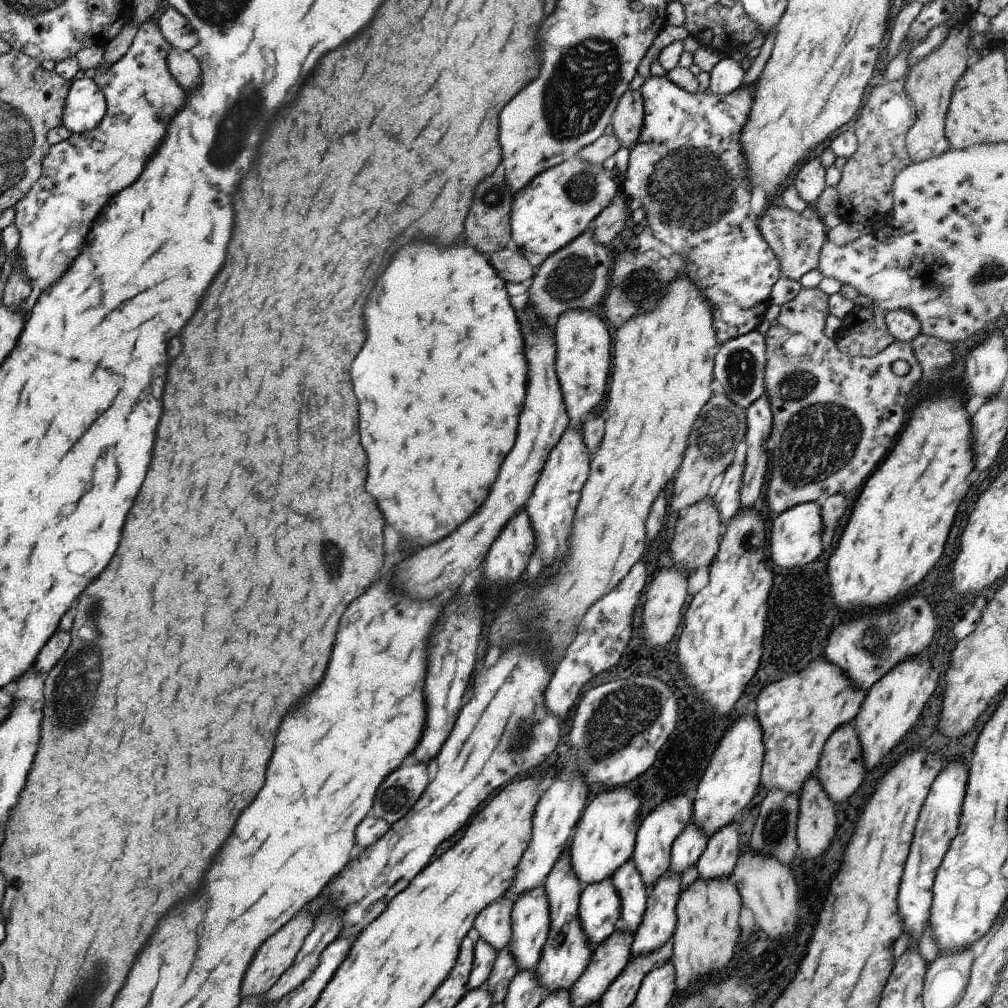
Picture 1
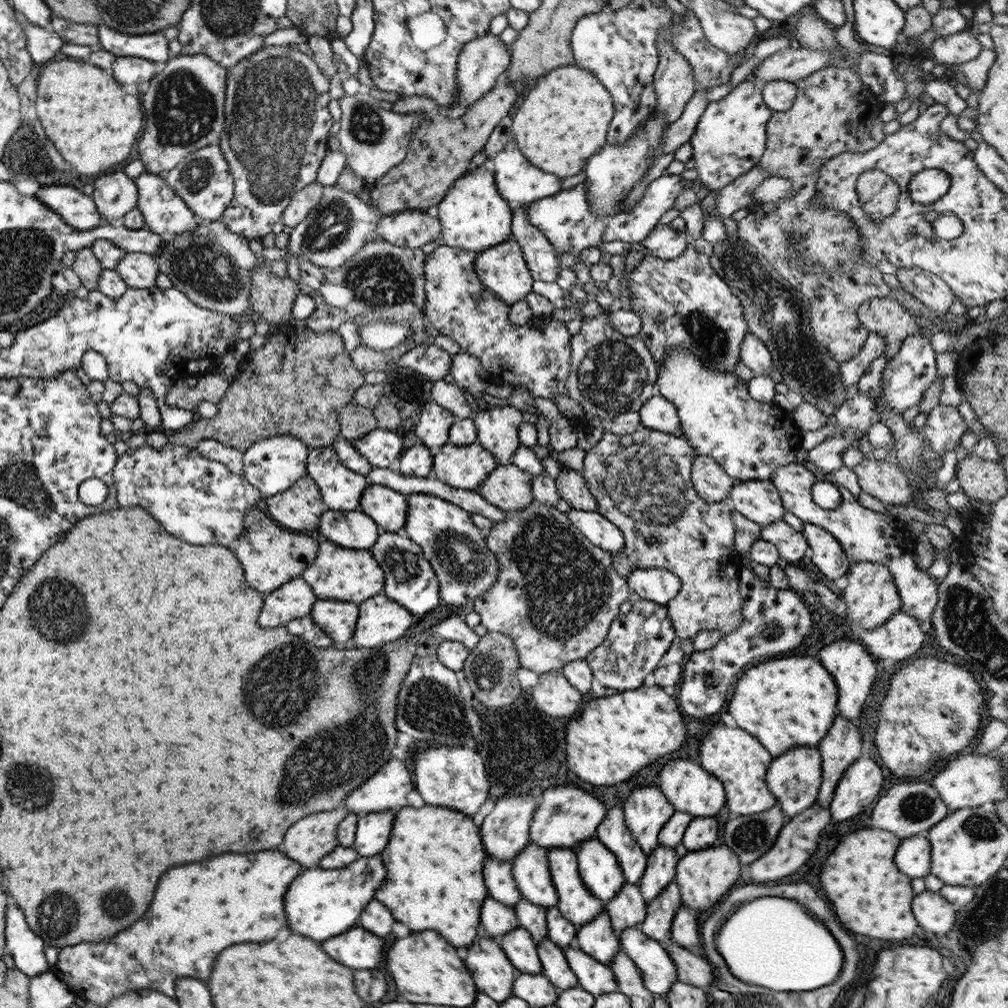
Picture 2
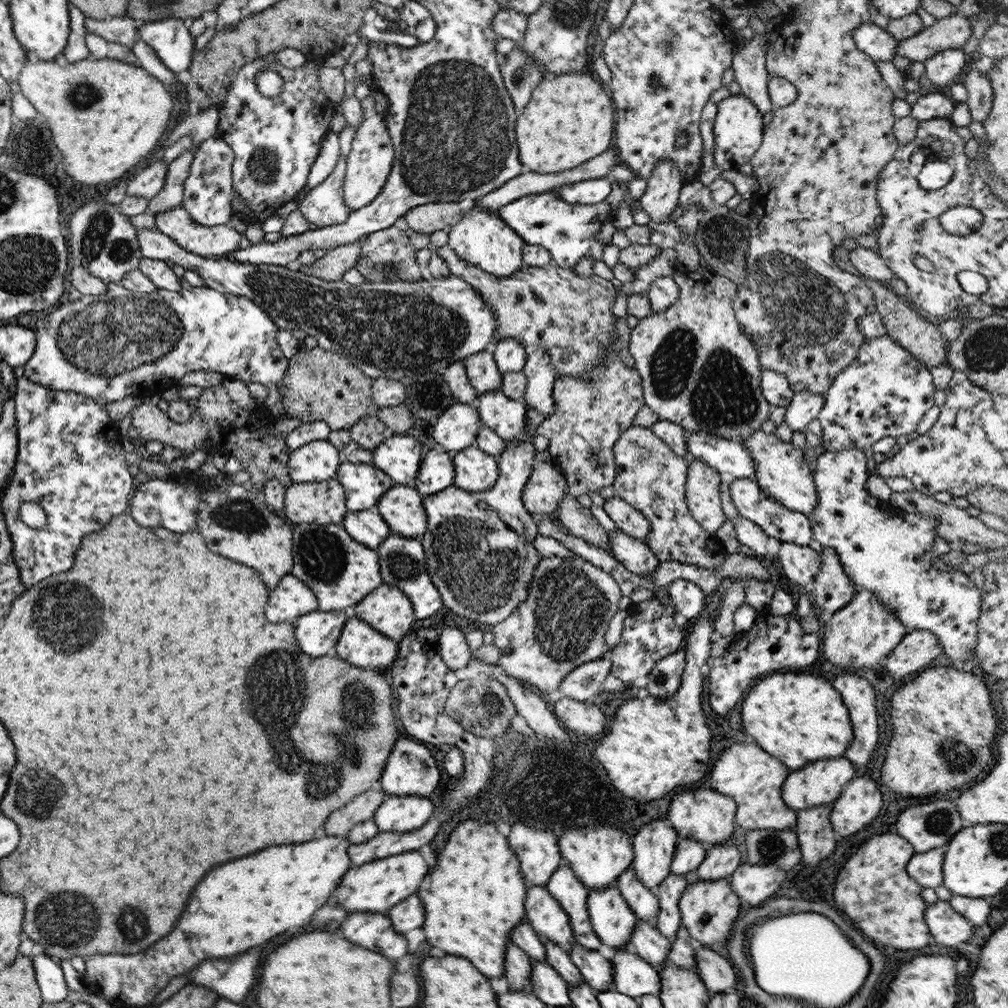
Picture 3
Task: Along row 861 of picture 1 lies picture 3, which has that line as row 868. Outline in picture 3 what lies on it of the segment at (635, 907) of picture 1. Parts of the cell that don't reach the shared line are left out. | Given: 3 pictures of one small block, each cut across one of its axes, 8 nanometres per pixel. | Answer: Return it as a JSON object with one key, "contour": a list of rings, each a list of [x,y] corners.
{"contour":[[[627,866],[625,872],[621,872],[615,882],[617,893],[624,898],[637,920],[653,924],[659,910],[657,897],[654,891],[645,889],[638,881],[632,866]]]}

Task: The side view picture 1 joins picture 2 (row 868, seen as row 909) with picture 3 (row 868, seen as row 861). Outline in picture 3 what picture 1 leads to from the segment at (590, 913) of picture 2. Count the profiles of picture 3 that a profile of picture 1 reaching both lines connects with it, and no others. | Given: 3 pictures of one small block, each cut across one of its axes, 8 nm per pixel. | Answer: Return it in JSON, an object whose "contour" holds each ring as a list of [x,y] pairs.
{"contour":[[[562,863],[553,870],[545,888],[565,911],[574,942],[587,950],[597,950],[601,941],[589,922],[586,905],[588,889],[580,884],[572,873],[572,870]]]}

